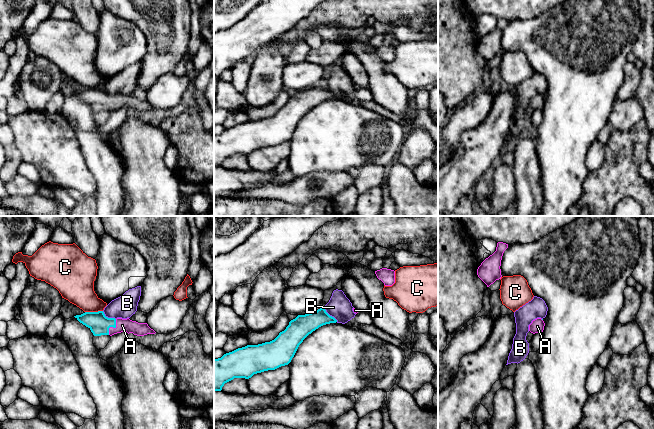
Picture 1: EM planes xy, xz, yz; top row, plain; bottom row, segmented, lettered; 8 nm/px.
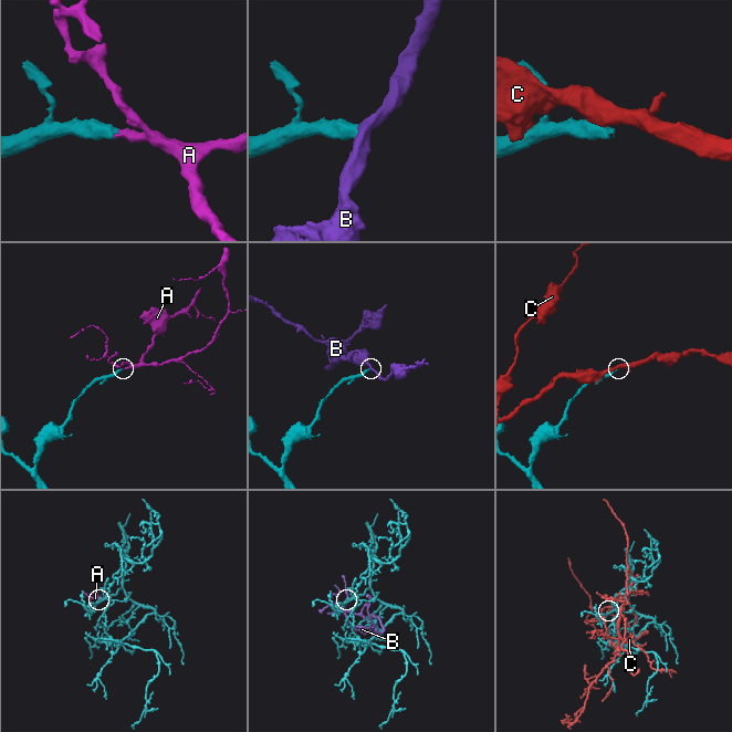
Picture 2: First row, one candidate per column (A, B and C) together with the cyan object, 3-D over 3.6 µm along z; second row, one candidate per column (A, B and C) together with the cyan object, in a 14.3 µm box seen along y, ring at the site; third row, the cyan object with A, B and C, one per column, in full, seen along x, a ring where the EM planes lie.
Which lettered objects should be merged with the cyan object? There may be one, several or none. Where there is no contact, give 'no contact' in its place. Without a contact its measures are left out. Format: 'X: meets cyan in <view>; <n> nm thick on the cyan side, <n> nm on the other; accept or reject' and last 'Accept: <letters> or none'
A: meets cyan in xy; 170 nm thick on the cyan side, 110 nm on the other; accept
B: meets cyan in xz; 170 nm thick on the cyan side, 190 nm on the other; reject
C: meets cyan in xy; 170 nm thick on the cyan side, 280 nm on the other; reject
Accept: A

